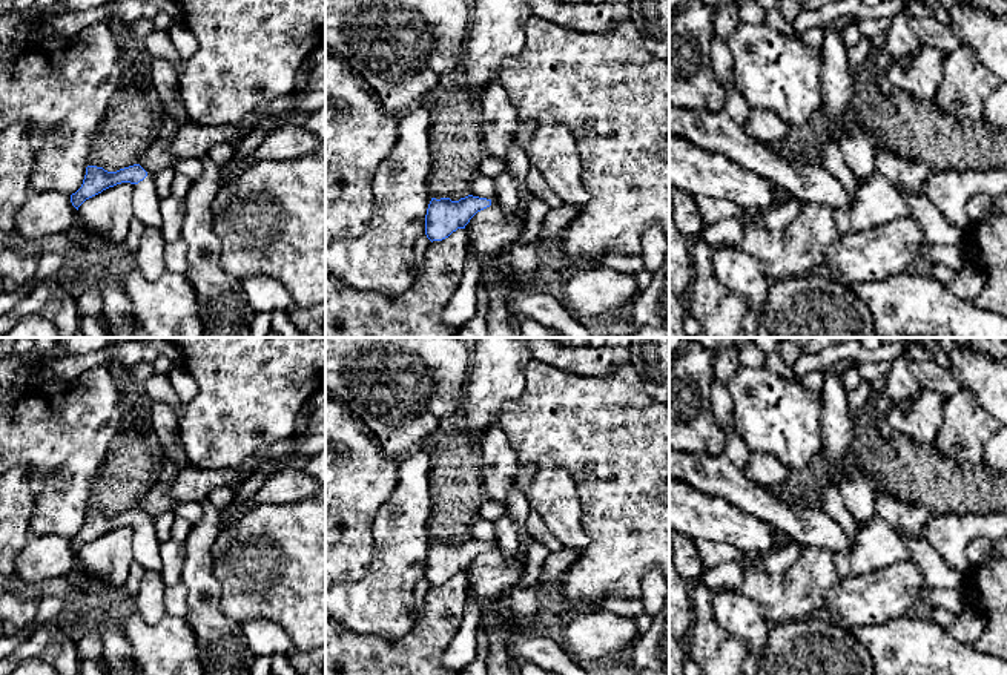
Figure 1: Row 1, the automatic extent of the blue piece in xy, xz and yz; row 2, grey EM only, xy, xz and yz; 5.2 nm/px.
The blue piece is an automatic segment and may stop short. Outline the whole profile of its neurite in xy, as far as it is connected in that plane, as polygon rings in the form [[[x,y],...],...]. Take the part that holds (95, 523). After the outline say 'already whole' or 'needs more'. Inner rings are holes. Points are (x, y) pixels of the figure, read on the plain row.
[[[140,508],[117,515],[87,509],[83,528],[71,538],[71,546],[78,554],[86,543],[121,526],[130,526],[134,529],[134,563],[141,565],[146,571],[161,572],[160,540],[155,534],[155,523]]]; needs more

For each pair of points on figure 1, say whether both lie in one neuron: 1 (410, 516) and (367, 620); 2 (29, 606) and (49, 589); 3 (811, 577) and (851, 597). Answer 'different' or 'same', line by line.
1: same
2: different
3: different

